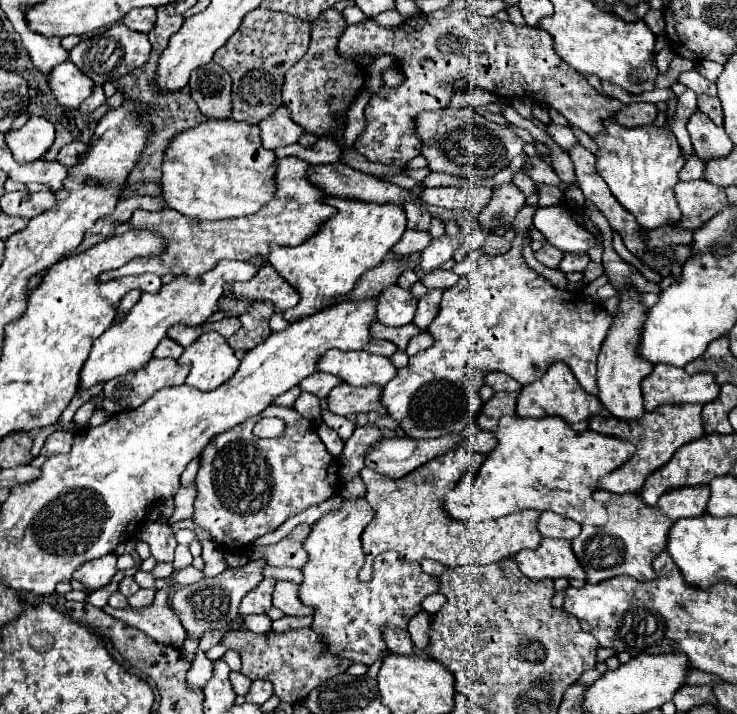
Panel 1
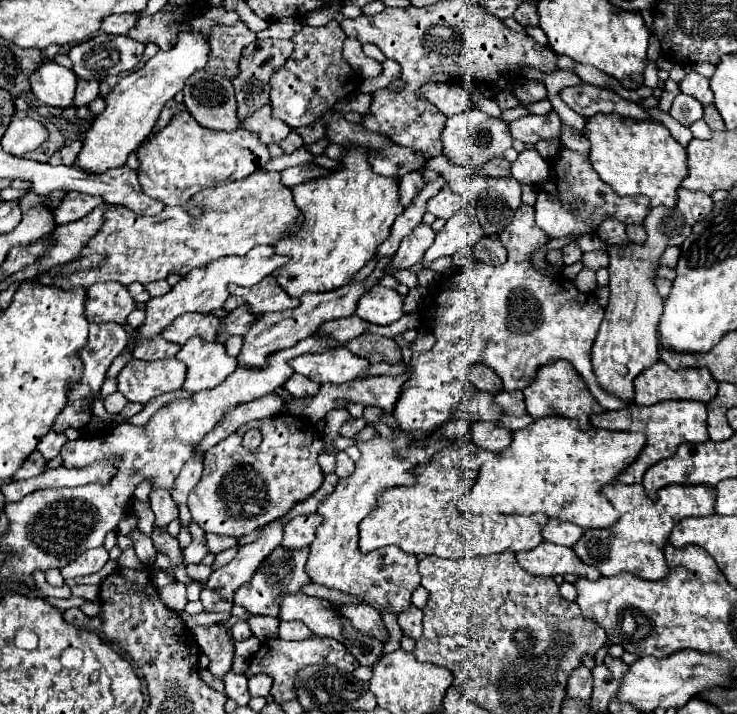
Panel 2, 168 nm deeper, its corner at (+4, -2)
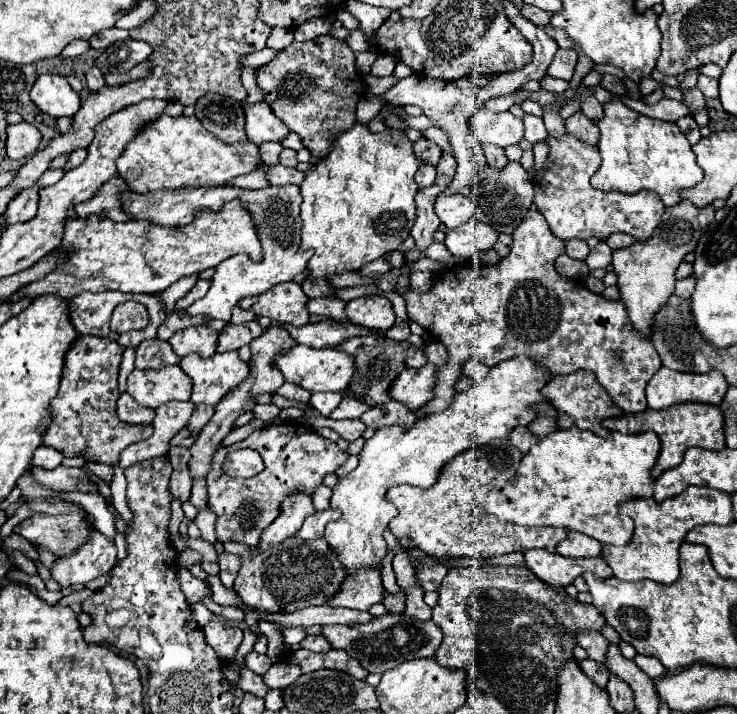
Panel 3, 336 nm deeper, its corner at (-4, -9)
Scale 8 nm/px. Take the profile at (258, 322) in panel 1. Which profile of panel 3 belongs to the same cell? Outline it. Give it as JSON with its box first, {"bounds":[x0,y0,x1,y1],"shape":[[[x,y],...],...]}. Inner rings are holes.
{"bounds":[218,320,264,352],"shape":[[[256,320],[244,322],[244,324],[232,324],[228,322],[226,328],[220,332],[218,338],[218,352],[228,352],[228,350],[238,350],[240,346],[250,344],[252,338],[260,336],[264,330]]]}

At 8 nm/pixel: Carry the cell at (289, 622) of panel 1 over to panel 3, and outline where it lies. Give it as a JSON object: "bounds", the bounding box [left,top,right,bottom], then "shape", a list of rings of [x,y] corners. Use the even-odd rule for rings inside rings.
{"bounds":[300,634,332,652],"shape":[[[320,634],[320,636],[306,636],[306,638],[300,642],[300,646],[306,648],[306,650],[312,650],[312,652],[328,652],[328,650],[332,648],[322,634]]]}

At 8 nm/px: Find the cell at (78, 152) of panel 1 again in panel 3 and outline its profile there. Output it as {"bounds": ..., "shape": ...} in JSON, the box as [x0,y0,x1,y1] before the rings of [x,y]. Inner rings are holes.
{"bounds":[64,148,86,172],"shape":[[[78,148],[78,150],[74,150],[72,154],[70,154],[70,158],[68,158],[68,162],[66,162],[66,166],[64,166],[64,172],[68,172],[68,170],[72,170],[72,168],[76,168],[78,164],[82,164],[84,160],[86,160],[86,150],[84,148]]]}

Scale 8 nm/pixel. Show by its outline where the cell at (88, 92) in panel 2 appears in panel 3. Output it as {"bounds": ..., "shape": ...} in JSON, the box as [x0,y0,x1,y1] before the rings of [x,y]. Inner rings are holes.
{"bounds":[86,68,106,92],"shape":[[[90,68],[90,72],[86,74],[86,88],[90,92],[100,92],[100,88],[104,88],[106,82],[104,82],[104,76],[98,68]]]}

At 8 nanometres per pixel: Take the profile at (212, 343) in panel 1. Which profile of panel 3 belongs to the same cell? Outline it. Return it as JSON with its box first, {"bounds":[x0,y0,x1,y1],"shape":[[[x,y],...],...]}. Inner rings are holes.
{"bounds":[180,352,248,404],"shape":[[[216,352],[210,358],[188,354],[182,358],[180,368],[192,378],[194,404],[218,404],[230,388],[238,386],[248,376],[248,364],[238,358],[238,352]]]}

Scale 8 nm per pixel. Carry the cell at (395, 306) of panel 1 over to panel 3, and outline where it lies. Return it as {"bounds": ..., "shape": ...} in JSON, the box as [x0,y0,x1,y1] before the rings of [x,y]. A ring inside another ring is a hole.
{"bounds":[346,294,396,332],"shape":[[[378,294],[362,296],[348,302],[346,316],[352,324],[360,324],[366,328],[382,330],[382,332],[392,328],[396,322],[392,302],[386,296],[378,296]]]}

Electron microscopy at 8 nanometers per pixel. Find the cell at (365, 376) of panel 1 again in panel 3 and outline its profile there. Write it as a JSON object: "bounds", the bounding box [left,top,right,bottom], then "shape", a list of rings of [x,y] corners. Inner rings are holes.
{"bounds":[276,346,354,394],"shape":[[[296,346],[288,350],[286,354],[280,354],[276,358],[276,366],[284,374],[286,382],[292,382],[296,386],[302,386],[310,392],[338,392],[344,394],[348,390],[348,384],[354,376],[354,360],[352,356],[344,354],[338,348],[308,348],[308,346]]]}

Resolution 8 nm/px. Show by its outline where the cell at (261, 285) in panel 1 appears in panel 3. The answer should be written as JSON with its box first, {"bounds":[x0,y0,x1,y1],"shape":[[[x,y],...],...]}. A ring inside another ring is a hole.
{"bounds":[240,282,310,326],"shape":[[[284,282],[272,286],[268,292],[242,298],[240,306],[252,310],[256,316],[268,316],[274,322],[304,326],[310,322],[306,302],[308,296],[298,282]]]}

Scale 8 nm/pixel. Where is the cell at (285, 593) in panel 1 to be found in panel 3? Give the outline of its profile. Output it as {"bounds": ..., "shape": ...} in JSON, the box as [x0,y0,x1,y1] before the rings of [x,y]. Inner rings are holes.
{"bounds":[322,614,442,674],"shape":[[[386,614],[374,618],[370,624],[356,626],[324,626],[322,636],[332,644],[332,648],[344,650],[348,656],[356,658],[370,674],[382,674],[398,662],[414,660],[414,658],[430,658],[438,650],[442,642],[442,630],[432,620],[414,620],[404,614]]]}

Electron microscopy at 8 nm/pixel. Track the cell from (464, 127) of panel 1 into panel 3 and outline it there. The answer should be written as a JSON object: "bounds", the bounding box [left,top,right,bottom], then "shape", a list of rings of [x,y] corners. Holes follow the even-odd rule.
{"bounds":[470,108,524,148],"shape":[[[480,108],[470,120],[470,132],[482,144],[494,144],[506,148],[520,142],[520,138],[524,136],[524,126],[522,120],[518,120],[510,112],[494,114],[490,110]]]}

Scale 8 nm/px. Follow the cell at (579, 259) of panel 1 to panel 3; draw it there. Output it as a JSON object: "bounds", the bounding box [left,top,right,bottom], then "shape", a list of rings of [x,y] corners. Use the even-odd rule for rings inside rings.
{"bounds":[566,240,590,260],"shape":[[[568,240],[566,242],[566,254],[574,260],[586,260],[588,252],[590,252],[590,248],[584,240]]]}

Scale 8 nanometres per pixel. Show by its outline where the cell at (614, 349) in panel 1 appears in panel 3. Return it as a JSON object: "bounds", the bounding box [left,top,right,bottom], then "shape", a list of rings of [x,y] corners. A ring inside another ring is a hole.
{"bounds":[614,200,714,340],"shape":[[[682,200],[680,204],[666,208],[662,222],[654,230],[652,238],[644,242],[636,242],[628,248],[614,250],[614,272],[618,276],[618,290],[620,290],[620,300],[626,306],[628,318],[634,326],[636,332],[640,332],[644,338],[650,340],[652,336],[652,320],[654,314],[660,310],[662,304],[668,302],[668,298],[674,292],[674,272],[682,258],[696,248],[698,238],[702,236],[704,228],[714,220],[714,206],[706,208],[696,208],[688,200]]]}

